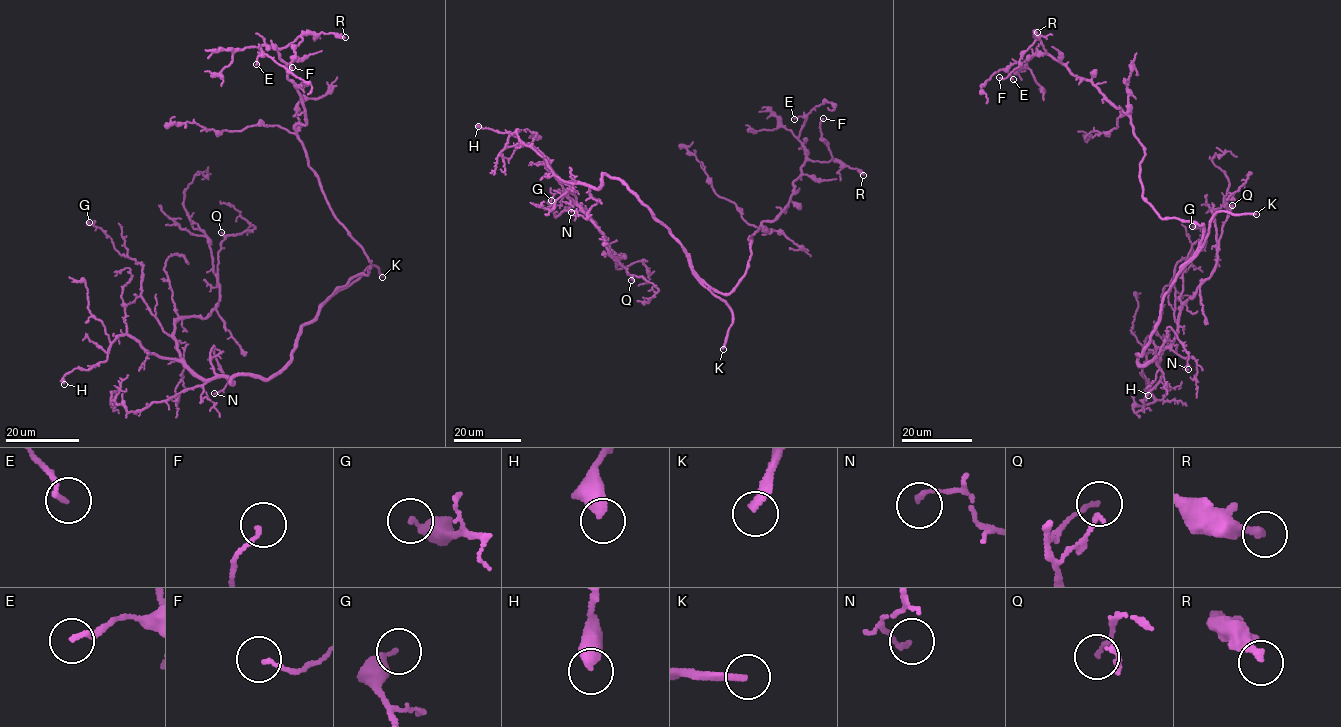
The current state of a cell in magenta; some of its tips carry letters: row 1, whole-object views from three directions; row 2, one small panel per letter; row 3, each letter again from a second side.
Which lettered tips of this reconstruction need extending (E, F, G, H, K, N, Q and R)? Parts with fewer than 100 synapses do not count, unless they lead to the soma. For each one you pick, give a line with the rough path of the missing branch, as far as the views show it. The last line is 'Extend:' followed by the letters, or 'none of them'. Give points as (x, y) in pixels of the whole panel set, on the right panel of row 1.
K: missing branch runs (1256, 214), (1271, 215), (1271, 210), (1259, 205)
Extend: K

